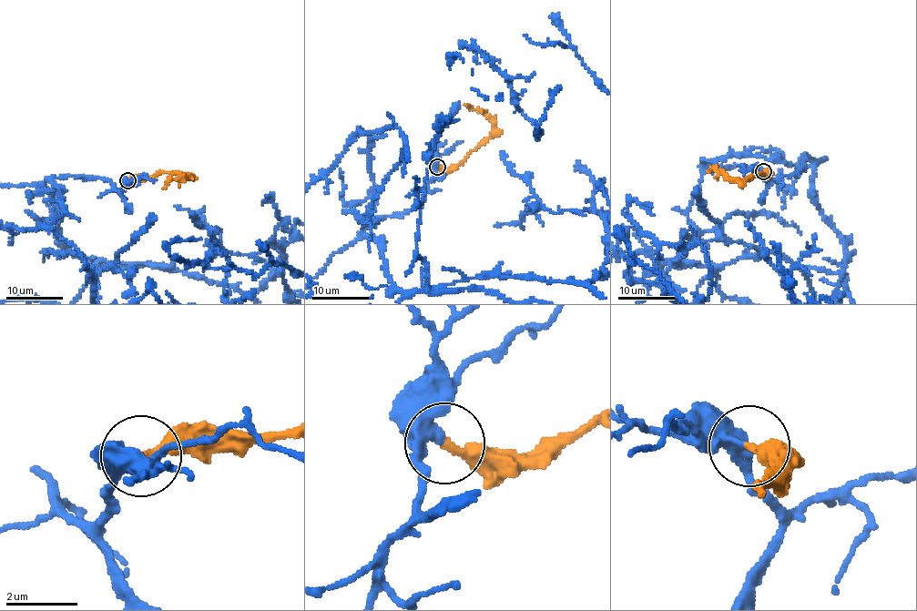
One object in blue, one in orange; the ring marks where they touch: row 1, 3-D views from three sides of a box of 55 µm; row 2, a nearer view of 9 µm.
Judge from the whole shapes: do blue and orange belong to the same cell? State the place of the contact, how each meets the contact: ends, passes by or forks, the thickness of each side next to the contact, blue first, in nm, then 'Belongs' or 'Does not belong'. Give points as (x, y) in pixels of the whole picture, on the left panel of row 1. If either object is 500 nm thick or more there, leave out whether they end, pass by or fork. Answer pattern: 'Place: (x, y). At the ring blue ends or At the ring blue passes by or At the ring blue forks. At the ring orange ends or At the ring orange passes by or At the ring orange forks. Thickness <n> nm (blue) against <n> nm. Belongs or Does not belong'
Place: (127, 180). At the ring blue passes by. At the ring orange ends. Thickness 240 nm (blue) against 260 nm. Belongs

